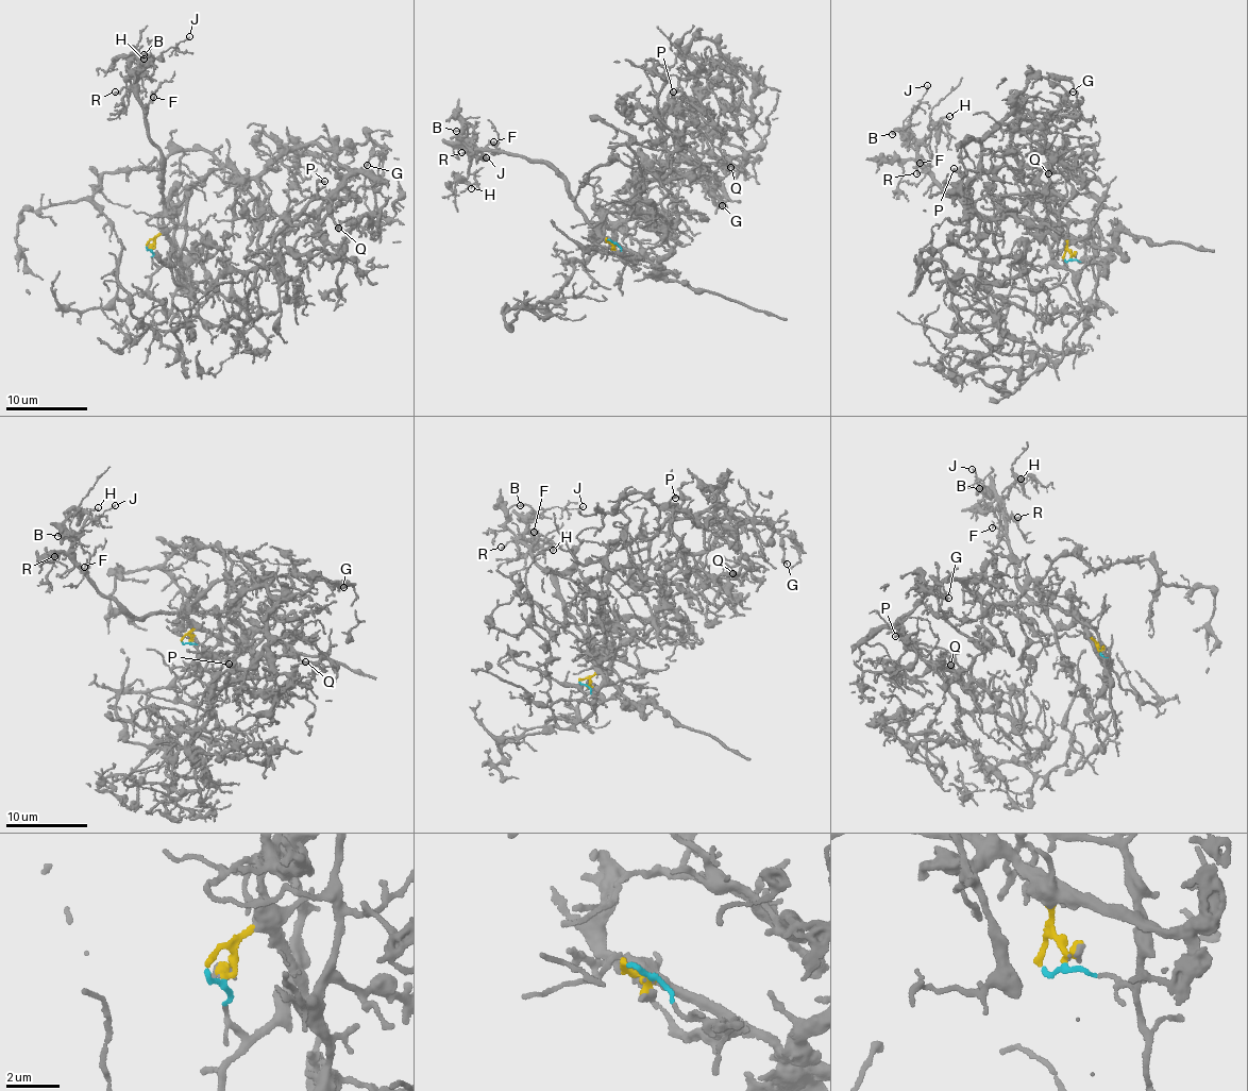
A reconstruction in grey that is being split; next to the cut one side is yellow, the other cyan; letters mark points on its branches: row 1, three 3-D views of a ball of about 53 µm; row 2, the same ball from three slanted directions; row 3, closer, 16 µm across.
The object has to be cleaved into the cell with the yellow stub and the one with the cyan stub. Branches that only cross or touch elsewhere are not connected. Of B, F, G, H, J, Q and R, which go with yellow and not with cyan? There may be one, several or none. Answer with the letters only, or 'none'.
B, F, H, J, R

